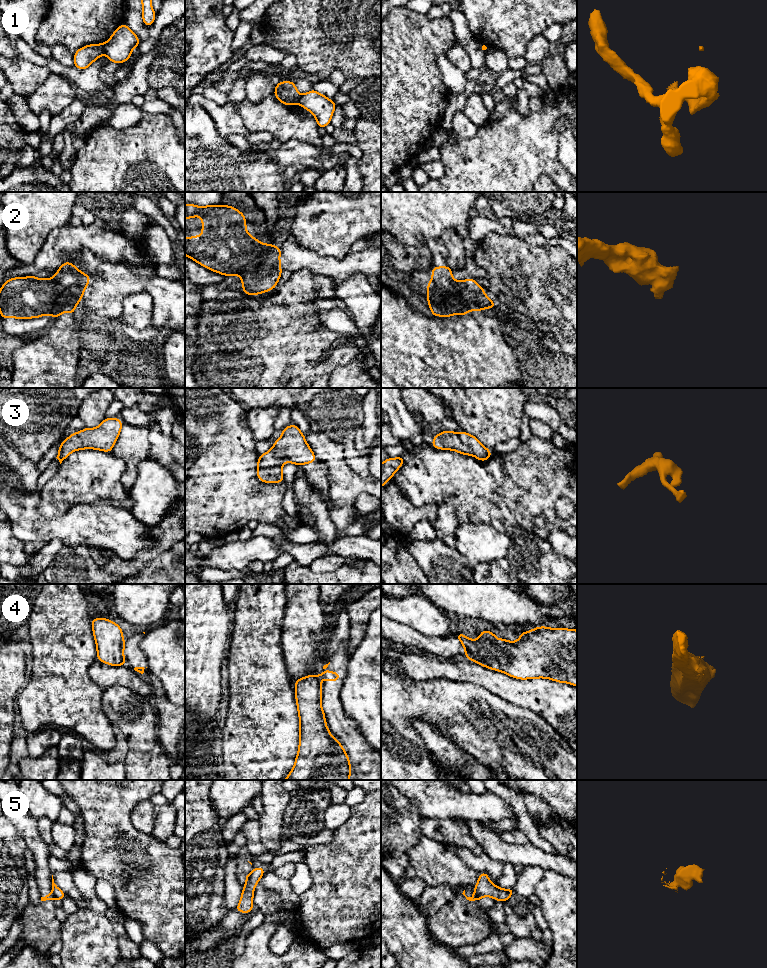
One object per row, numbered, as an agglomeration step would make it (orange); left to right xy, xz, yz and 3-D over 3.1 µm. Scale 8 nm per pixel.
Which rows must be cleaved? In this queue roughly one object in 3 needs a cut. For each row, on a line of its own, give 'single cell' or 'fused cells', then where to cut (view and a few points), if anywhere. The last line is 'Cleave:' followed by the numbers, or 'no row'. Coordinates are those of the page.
1: fused cells; cut xy (101, 44), (104, 52)
2: single cell; cut none
3: single cell; cut none
4: fused cells; cut yz (478, 639), (497, 647), (496, 655), (481, 656), (488, 667)
5: fused cells; cut yz (474, 894), (480, 898)
Cleave: 1, 4, 5

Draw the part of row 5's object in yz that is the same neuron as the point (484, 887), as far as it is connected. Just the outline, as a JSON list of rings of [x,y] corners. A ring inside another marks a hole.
[[[480,872],[478,883],[475,885],[474,893],[480,898],[484,896],[492,897],[494,900],[506,902],[511,895],[515,894],[513,888],[502,889],[497,885],[493,885],[490,882],[490,878],[487,873]]]

